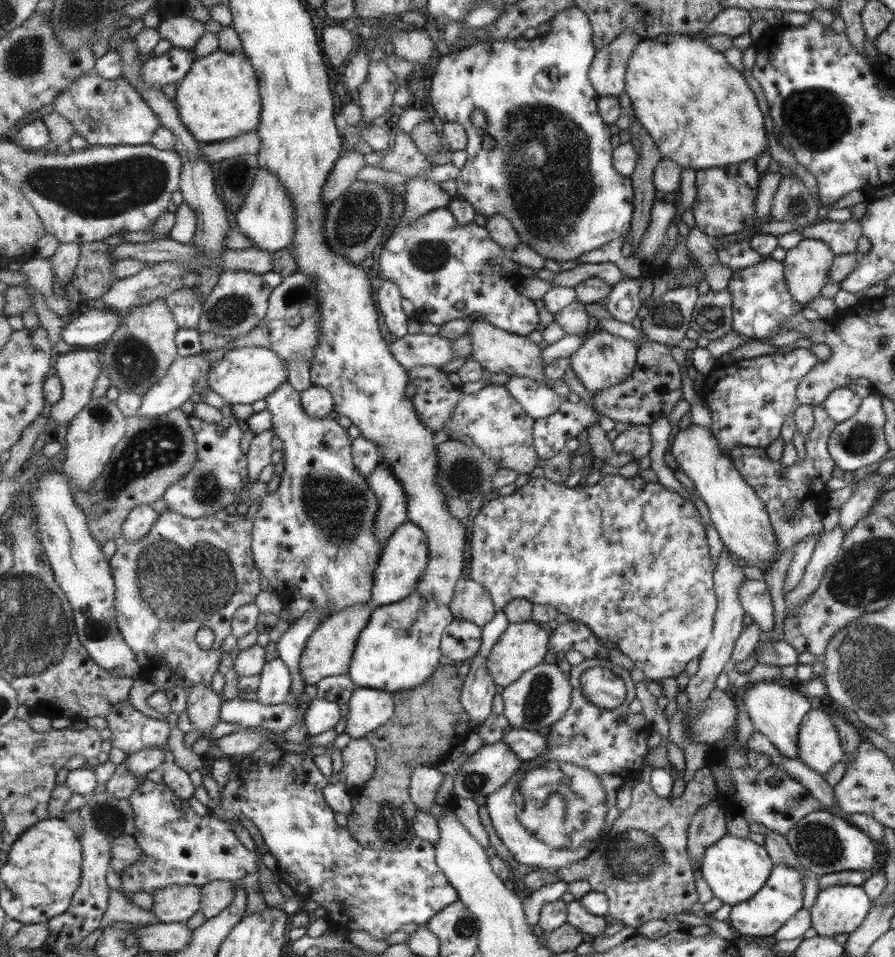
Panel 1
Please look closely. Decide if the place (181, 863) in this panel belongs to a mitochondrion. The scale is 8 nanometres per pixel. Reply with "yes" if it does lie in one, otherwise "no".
no

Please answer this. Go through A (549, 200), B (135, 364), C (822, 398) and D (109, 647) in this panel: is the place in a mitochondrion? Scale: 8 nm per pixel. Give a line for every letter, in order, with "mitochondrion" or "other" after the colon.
A: mitochondrion
B: mitochondrion
C: other
D: other

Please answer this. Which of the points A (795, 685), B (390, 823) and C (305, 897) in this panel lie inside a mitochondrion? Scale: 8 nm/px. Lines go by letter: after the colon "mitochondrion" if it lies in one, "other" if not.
A: other
B: mitochondrion
C: other

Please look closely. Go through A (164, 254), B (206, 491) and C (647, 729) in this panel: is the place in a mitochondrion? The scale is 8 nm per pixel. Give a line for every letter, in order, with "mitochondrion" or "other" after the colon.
A: other
B: mitochondrion
C: other

